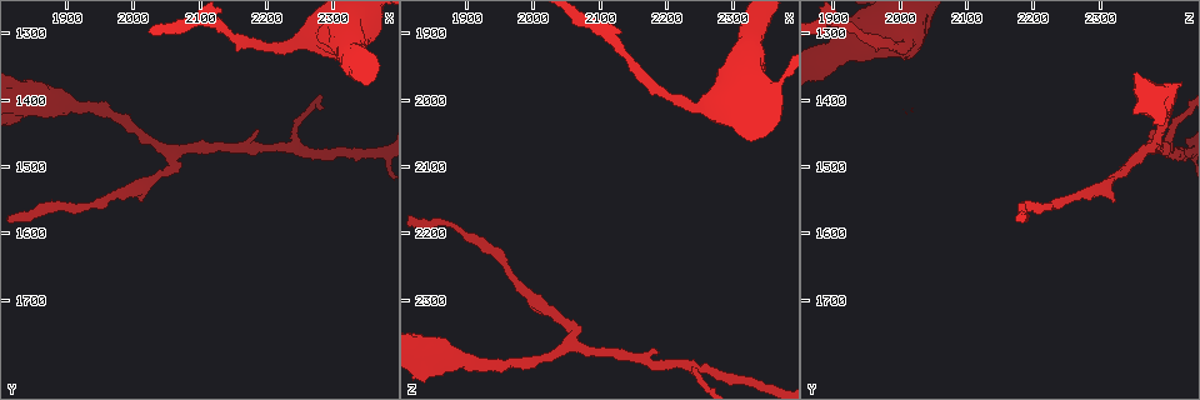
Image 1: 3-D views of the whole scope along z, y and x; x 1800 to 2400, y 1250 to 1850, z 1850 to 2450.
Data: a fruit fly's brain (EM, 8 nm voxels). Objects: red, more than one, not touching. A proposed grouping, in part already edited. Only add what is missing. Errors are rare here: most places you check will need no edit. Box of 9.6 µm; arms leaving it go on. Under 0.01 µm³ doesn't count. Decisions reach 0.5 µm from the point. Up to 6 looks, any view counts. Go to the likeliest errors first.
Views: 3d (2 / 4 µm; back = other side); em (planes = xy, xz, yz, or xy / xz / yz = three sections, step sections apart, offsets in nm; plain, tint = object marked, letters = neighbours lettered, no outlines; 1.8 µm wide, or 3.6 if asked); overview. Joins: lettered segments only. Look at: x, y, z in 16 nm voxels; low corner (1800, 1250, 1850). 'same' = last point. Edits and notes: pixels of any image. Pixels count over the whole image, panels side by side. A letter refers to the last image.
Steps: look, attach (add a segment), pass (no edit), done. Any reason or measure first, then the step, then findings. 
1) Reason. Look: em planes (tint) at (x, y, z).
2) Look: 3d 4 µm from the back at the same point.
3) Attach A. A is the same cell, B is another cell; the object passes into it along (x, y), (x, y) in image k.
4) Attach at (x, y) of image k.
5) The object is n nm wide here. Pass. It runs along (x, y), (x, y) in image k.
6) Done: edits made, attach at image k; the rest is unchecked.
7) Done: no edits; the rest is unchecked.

An open end. Look: em planes (tint) at (2190, 1445, 2380).

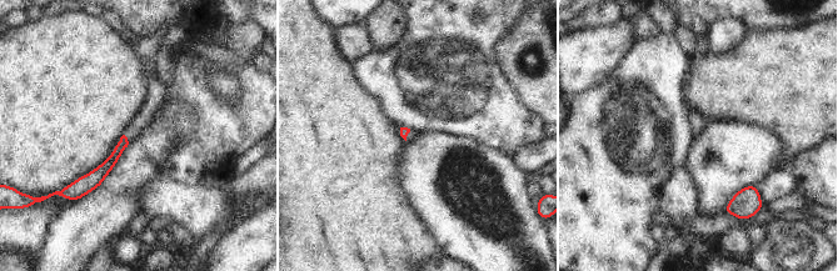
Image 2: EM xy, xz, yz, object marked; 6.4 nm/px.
Look: em planes (letters) at the same point.

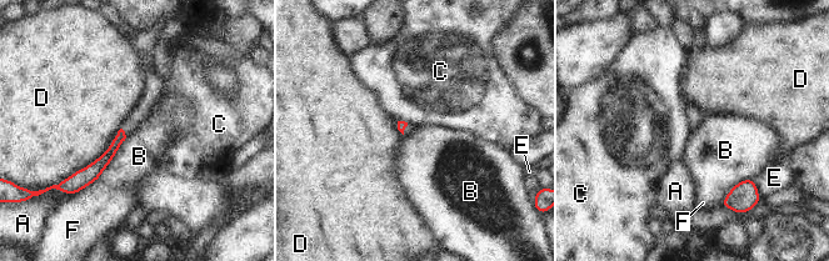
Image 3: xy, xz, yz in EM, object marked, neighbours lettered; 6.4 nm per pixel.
The longest contact is with D, 500 nm. Pass. A, B, C, D, E and F are other cells; a border runs along (126, 136), (100, 176) in image 3; none of them fits.

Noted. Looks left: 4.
A fork. Look: em planes (letters) at (2055, 1475, 2370).

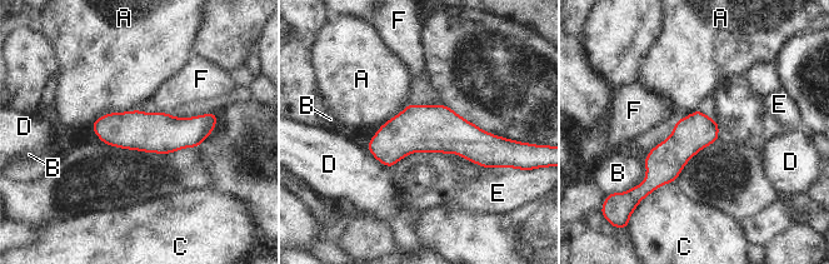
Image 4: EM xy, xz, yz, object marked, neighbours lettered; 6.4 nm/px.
The object is 240 nm wide here; the longest contact is with A, 340 nm. Pass. A, B, C, D, E and F are other cells; no lettered segment goes on from it.

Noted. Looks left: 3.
Thick turns thin. Look: em 3.6 µm planes (letters) at (2270, 1300, 2015).

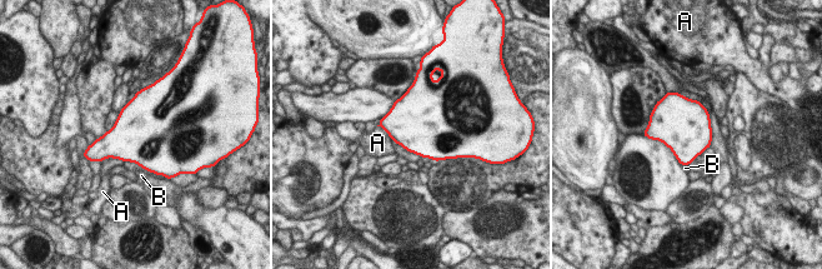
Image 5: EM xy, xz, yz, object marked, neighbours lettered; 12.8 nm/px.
The object is 700 nm wide here. Pass. A and B are other cells; none of them fits.

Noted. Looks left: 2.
Done: no edits; the rest is unchecked.

